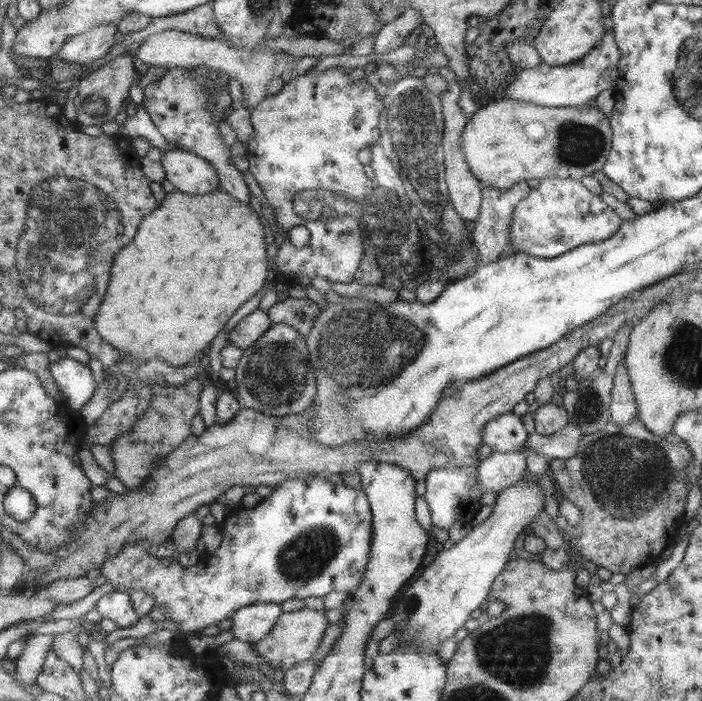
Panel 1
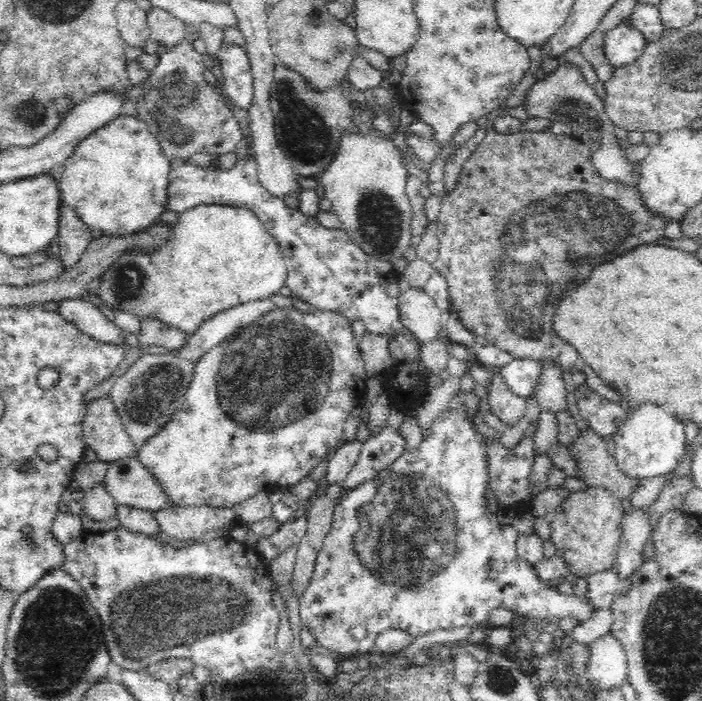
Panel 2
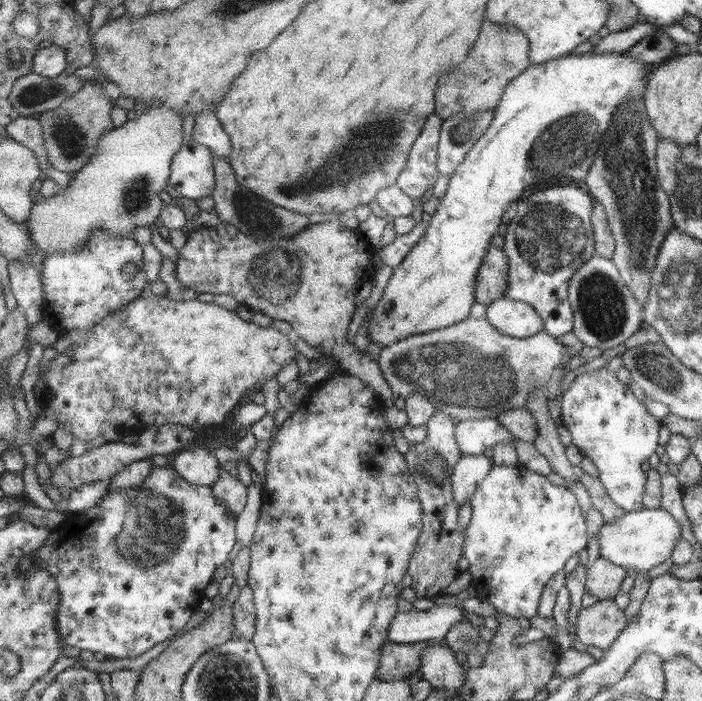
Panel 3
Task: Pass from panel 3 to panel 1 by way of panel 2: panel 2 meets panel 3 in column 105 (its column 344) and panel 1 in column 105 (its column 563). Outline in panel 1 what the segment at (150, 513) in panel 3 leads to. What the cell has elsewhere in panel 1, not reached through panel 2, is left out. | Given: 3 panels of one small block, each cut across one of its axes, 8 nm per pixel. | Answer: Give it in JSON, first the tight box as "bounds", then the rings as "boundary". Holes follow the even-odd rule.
{"bounds":[96,591,139,628],"boundary":[[[112,591],[97,601],[96,610],[114,621],[120,628],[129,628],[139,622],[139,614],[133,606],[131,595],[125,591]]]}

